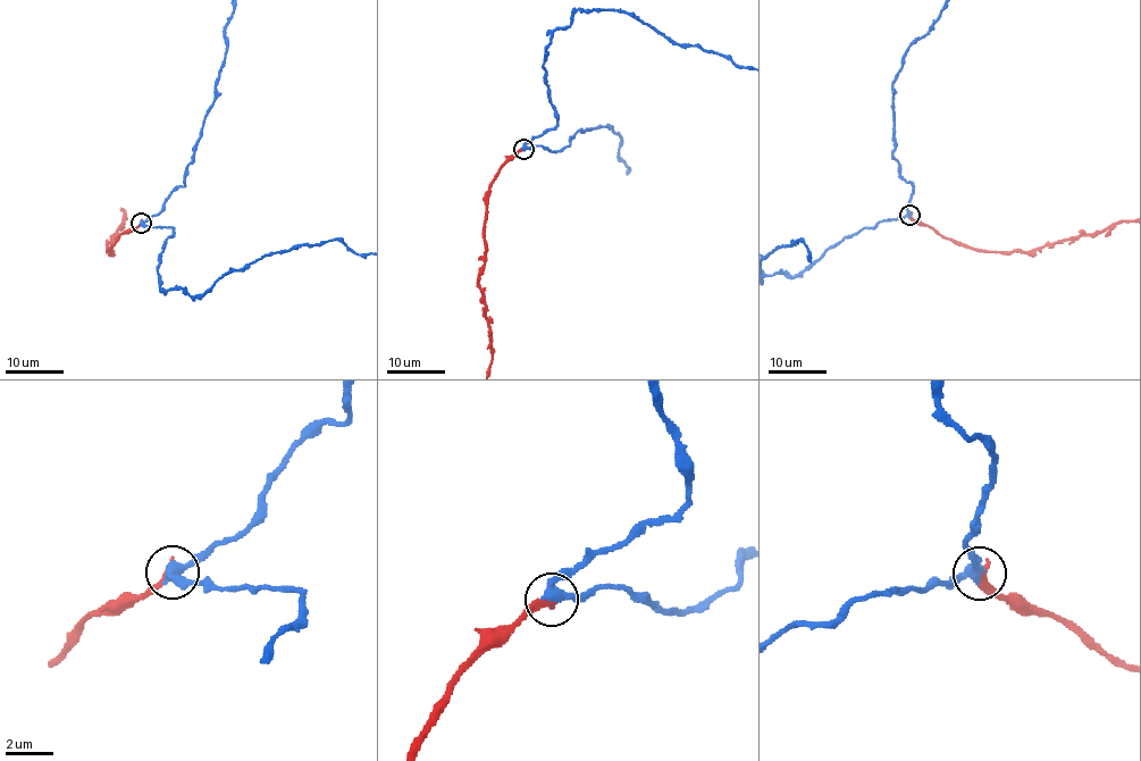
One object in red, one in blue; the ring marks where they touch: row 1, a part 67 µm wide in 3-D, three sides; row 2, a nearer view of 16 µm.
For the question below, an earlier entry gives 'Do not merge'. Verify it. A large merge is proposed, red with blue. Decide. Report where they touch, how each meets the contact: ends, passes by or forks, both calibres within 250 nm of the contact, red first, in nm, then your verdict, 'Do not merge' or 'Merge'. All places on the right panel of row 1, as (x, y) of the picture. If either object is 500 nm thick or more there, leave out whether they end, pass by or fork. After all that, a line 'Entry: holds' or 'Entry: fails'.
Place: (909, 215). At the ring red ends. At the ring blue passes by. Thickness 320 nm (red) against 400 nm. Merge
Entry: fails

